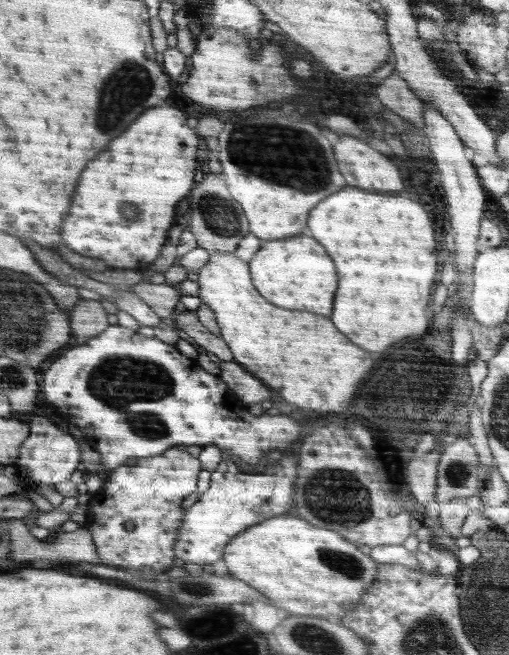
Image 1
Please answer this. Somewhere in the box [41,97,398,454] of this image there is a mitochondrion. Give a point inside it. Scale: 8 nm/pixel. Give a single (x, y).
(289, 156)

